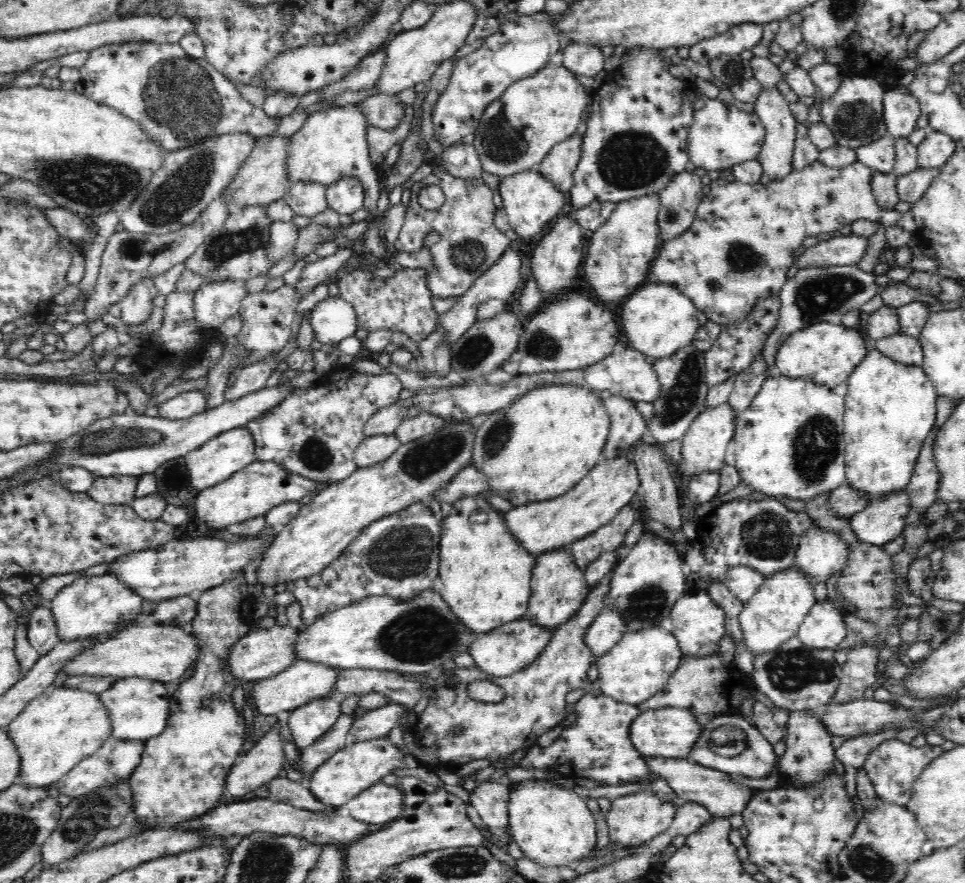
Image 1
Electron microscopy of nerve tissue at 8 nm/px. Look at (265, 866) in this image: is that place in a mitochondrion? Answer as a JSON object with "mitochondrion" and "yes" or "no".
{"mitochondrion":"yes"}

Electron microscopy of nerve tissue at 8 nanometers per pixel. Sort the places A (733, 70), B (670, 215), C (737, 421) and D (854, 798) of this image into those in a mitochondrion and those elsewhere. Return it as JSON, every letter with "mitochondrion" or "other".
{"A":"mitochondrion","B":"mitochondrion","C":"other","D":"other"}

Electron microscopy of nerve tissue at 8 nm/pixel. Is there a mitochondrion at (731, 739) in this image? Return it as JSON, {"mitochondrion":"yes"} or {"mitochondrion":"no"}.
{"mitochondrion":"yes"}

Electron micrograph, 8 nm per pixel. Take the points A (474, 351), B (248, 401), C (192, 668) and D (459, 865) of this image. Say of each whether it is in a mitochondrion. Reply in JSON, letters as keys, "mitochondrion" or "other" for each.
{"A":"mitochondrion","B":"other","C":"other","D":"mitochondrion"}

